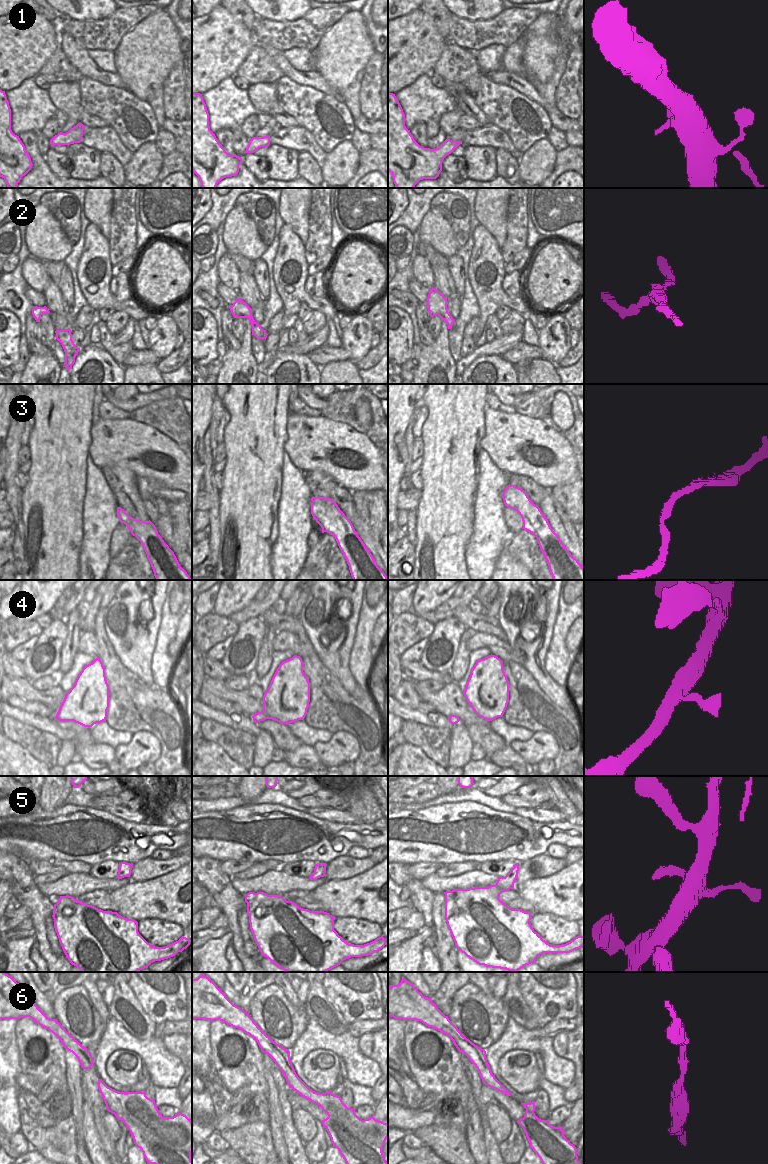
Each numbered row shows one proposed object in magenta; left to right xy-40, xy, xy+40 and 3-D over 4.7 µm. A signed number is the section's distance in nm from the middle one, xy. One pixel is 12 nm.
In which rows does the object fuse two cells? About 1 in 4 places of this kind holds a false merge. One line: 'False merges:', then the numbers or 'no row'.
False merges: no row.

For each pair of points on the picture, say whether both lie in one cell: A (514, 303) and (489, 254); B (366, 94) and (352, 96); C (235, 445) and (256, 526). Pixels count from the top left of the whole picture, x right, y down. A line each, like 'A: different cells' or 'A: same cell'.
A: same cell
B: different cells
C: same cell

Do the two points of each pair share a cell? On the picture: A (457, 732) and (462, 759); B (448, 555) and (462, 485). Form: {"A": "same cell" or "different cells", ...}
{"A": "same cell", "B": "same cell"}

